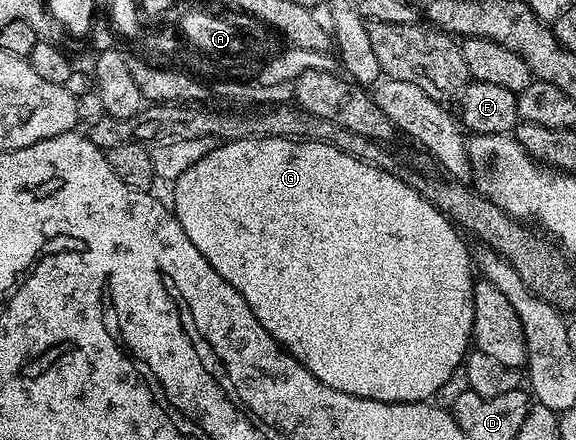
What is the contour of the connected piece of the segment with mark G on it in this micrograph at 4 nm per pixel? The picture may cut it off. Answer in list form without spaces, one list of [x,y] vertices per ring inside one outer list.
[[[243,138],[242,140],[221,141],[206,156],[202,156],[194,164],[190,164],[190,168],[186,168],[182,172],[182,176],[176,178],[171,190],[171,209],[182,224],[182,232],[186,232],[186,236],[190,236],[190,244],[194,244],[194,248],[198,248],[198,252],[202,252],[202,256],[206,256],[210,268],[214,268],[214,272],[218,272],[218,276],[222,276],[222,280],[226,280],[226,284],[230,284],[230,288],[238,291],[242,296],[242,300],[246,300],[246,304],[250,304],[250,312],[254,312],[254,316],[258,316],[262,328],[266,328],[266,332],[270,332],[270,336],[274,341],[279,346],[283,346],[292,357],[300,361],[313,376],[318,380],[322,380],[322,384],[326,384],[335,390],[346,392],[350,396],[369,398],[379,402],[428,402],[435,399],[438,388],[442,388],[442,384],[446,384],[446,380],[450,380],[452,373],[461,369],[462,363],[470,349],[470,343],[473,341],[474,300],[472,299],[472,288],[474,285],[474,262],[470,257],[470,250],[468,254],[468,246],[463,242],[465,239],[462,237],[461,231],[442,211],[434,208],[434,204],[430,204],[430,200],[426,200],[414,188],[410,188],[410,184],[406,184],[399,173],[391,174],[382,168],[366,164],[362,160],[342,152],[330,142],[297,140],[295,138]]]

